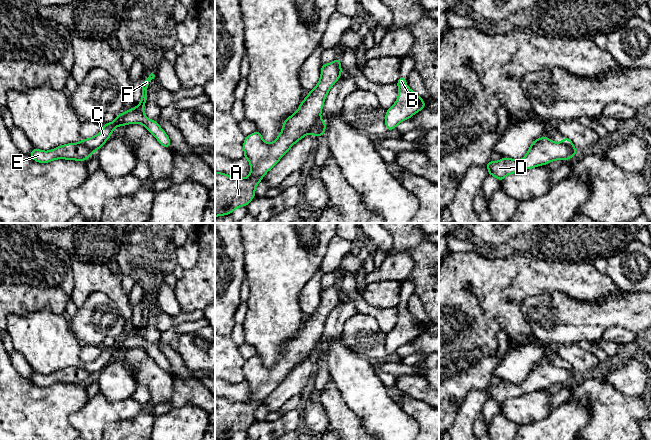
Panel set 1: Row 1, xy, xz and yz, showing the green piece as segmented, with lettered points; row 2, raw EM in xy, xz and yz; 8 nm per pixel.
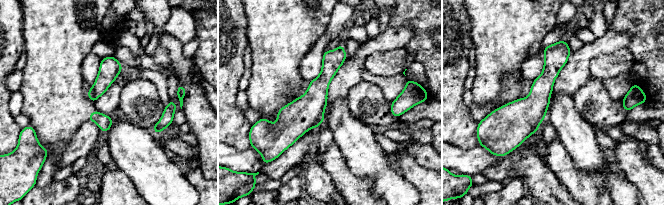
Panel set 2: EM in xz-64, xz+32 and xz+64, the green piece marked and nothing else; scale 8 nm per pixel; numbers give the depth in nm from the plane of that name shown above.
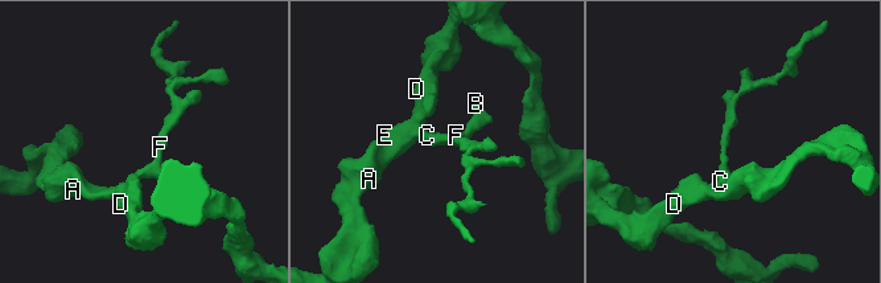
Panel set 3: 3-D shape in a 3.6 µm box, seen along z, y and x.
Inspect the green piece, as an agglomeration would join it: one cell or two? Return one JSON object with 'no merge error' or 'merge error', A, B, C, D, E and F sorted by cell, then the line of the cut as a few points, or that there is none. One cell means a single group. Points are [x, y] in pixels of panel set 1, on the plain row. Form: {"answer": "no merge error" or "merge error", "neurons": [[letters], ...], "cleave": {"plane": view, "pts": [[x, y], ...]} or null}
{"answer": "merge error", "neurons": [["A", "D", "E"], ["B", "C", "F"]], "cleave": {"plane": "xz", "pts": [[320, 342], [314, 347], [309, 357]]}}

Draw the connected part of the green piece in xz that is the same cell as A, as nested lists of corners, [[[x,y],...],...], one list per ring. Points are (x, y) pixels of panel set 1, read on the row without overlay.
[[[339,281],[331,287],[321,290],[321,300],[318,308],[303,323],[298,334],[285,343],[282,356],[278,358],[273,367],[266,367],[258,354],[246,360],[243,366],[243,374],[244,382],[250,386],[250,399],[245,402],[234,402],[226,397],[215,396],[215,440],[230,439],[236,432],[247,430],[256,421],[255,412],[265,398],[278,387],[296,366],[310,358],[310,353],[320,343],[324,325],[330,312],[337,306],[341,298]]]

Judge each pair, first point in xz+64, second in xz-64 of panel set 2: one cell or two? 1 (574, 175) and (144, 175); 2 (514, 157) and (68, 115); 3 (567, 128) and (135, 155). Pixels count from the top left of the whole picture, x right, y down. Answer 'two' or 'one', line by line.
1: two
2: two
3: one

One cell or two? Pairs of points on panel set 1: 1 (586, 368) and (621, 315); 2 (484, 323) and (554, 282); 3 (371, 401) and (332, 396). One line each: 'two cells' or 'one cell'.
1: two cells
2: one cell
3: two cells

